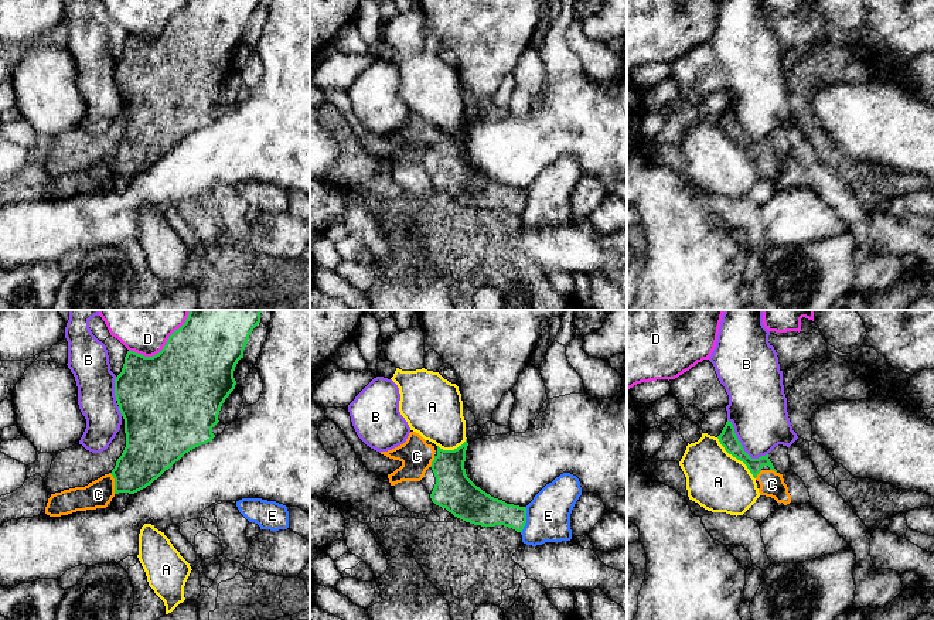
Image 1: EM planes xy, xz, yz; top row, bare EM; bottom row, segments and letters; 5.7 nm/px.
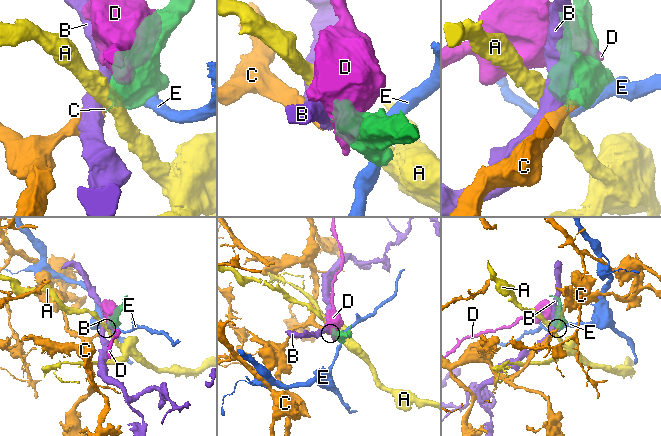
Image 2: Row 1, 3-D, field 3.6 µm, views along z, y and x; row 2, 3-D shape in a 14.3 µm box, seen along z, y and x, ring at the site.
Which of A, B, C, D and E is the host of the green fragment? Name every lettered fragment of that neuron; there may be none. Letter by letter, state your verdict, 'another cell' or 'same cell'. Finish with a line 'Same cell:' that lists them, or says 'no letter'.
A: another cell
B: another cell
C: same cell
D: another cell
E: another cell
Same cell: C

